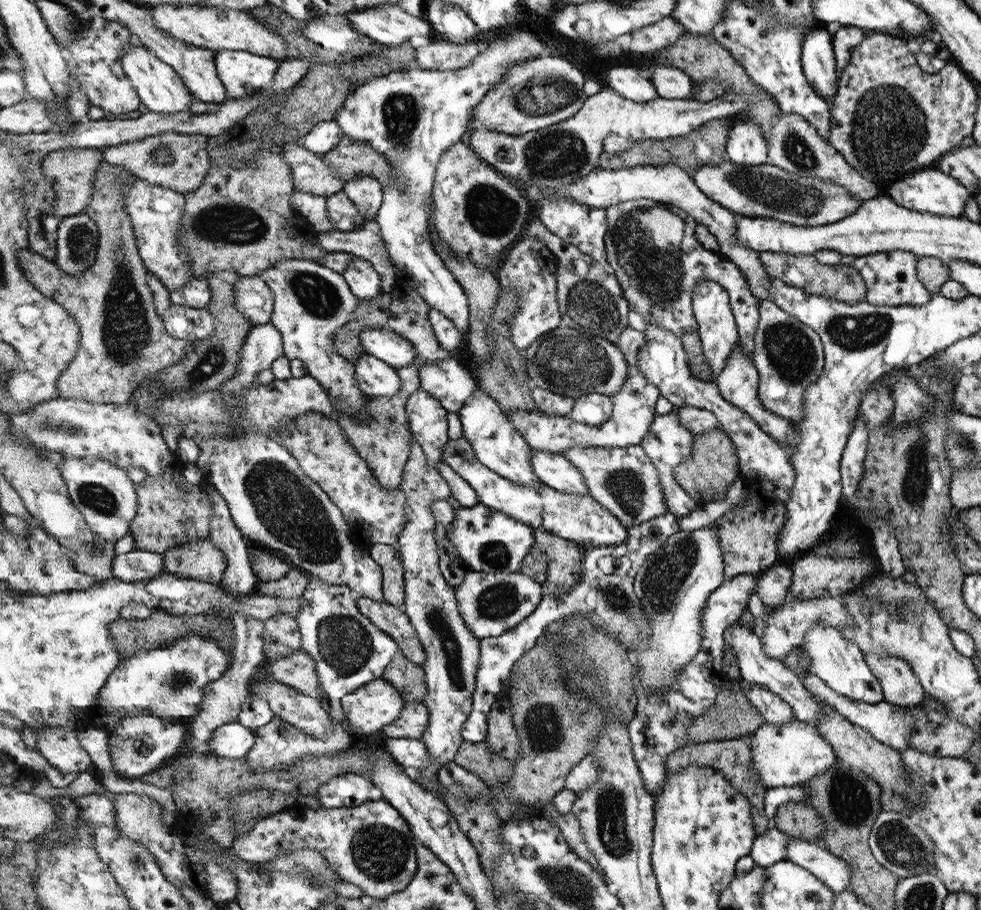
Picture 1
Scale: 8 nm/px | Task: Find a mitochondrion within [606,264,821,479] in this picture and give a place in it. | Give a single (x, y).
(790, 351)

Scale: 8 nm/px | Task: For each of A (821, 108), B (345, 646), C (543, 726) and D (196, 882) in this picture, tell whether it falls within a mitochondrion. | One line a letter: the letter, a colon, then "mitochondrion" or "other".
A: other
B: mitochondrion
C: mitochondrion
D: other

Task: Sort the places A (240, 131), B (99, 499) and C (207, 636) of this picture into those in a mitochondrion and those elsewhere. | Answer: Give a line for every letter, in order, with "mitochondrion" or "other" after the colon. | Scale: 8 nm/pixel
A: other
B: mitochondrion
C: other

